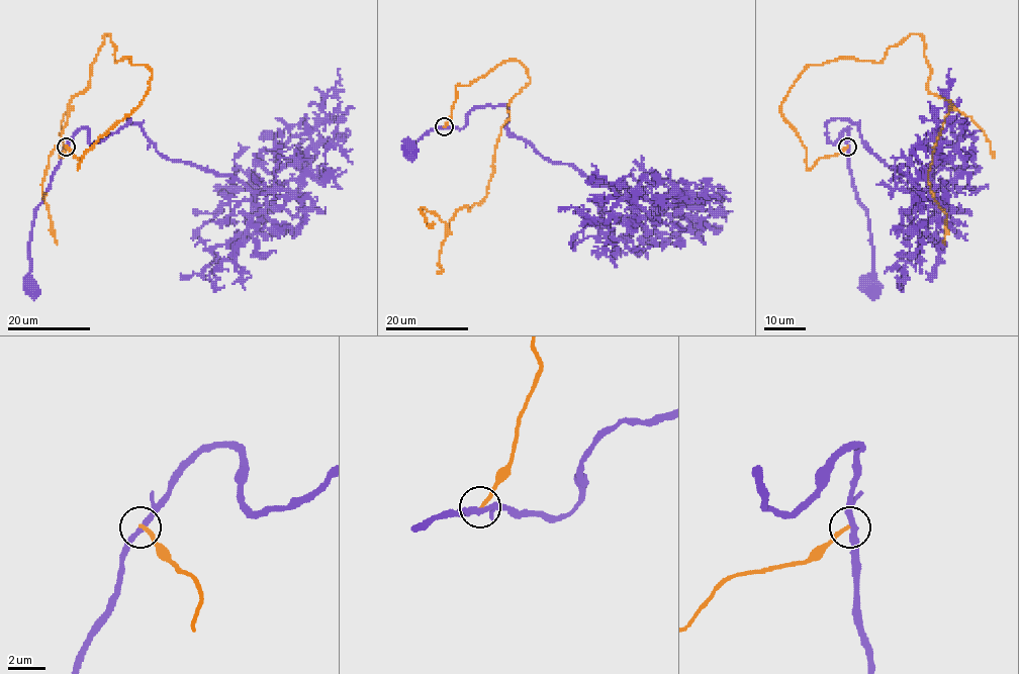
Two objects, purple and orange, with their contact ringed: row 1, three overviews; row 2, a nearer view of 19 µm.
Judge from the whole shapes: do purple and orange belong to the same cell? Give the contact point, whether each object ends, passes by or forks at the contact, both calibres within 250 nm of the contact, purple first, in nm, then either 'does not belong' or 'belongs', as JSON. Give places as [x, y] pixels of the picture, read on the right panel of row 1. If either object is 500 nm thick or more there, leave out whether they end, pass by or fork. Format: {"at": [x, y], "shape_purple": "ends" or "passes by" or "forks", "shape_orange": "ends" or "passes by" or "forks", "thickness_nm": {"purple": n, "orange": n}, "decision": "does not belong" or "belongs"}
{"at": [847, 147], "shape_purple": "passes by", "shape_orange": "ends", "thickness_nm": {"purple": 280, "orange": 200}, "decision": "does not belong"}

